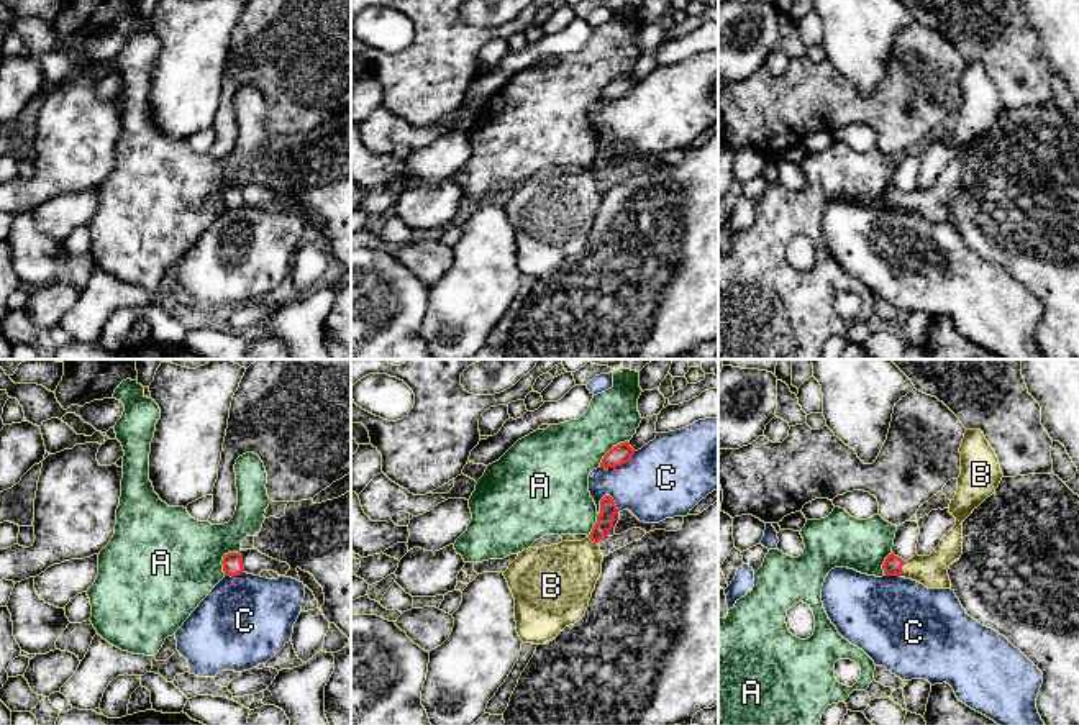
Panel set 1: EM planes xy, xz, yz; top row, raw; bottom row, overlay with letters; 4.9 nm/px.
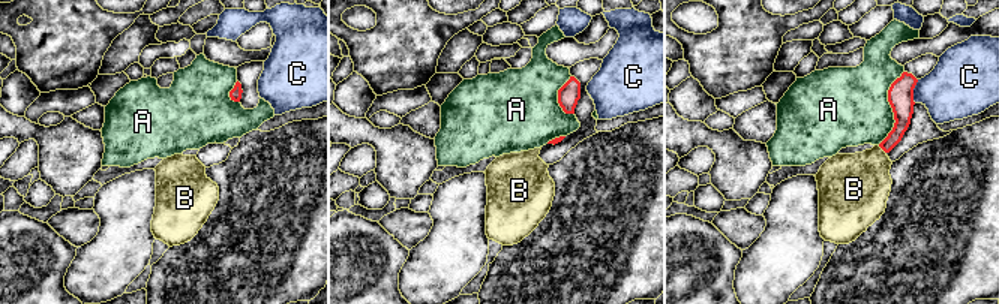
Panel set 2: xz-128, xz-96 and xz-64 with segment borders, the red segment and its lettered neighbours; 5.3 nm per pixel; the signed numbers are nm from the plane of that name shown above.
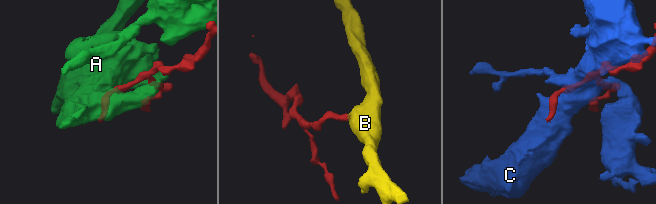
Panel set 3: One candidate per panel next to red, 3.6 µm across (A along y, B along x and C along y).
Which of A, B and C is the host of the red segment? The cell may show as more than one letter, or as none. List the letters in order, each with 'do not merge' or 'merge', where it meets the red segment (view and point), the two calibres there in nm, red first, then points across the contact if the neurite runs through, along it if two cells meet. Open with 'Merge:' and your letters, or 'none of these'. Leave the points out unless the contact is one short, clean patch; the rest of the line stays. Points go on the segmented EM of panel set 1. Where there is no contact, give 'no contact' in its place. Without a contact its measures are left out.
Merge: B
A: do not merge; meets red in xy at (223, 558); 100 nm thick on the red side, 480 nm on the other
B: merge; meets red in yz at (901, 568); 100 nm thick on the red side, 160 nm on the other; runs through yz (892, 566), (901, 568), (932, 571)
C: do not merge; meets red in xz at (617, 512); 90 nm thick on the red side, 360 nm on the other

